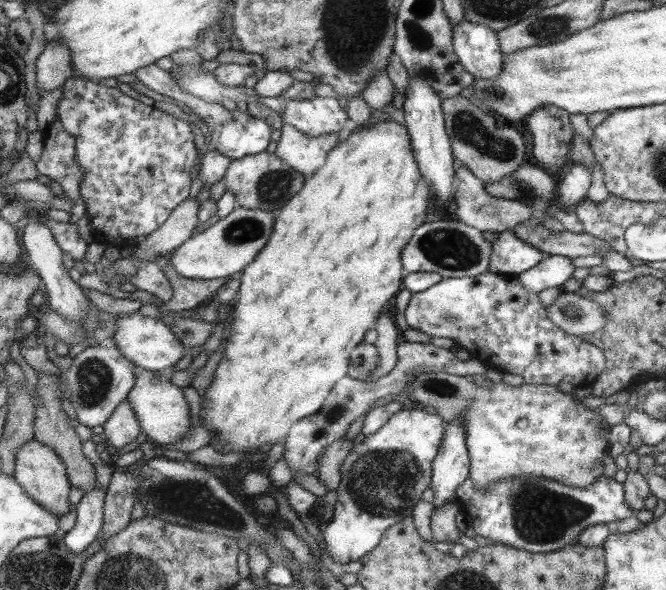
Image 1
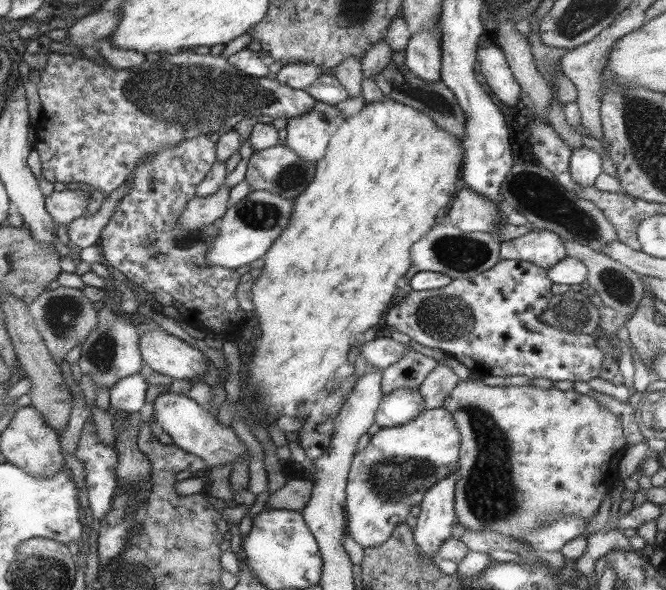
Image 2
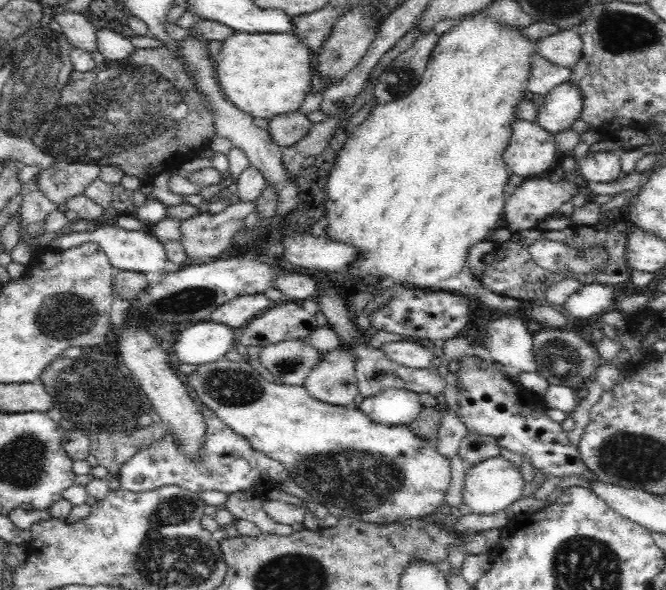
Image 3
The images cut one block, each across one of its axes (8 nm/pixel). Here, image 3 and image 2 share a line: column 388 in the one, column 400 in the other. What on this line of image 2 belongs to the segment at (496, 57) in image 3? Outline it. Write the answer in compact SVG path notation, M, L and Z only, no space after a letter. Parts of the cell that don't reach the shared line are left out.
M381 98L379 102L364 103L363 107L355 116L347 118L331 136L329 146L326 148L326 154L322 159L314 162L315 172L314 178L308 184L308 187L295 198L293 209L291 209L291 217L287 221L287 229L284 230L266 255L263 257L264 263L262 271L256 280L247 282L247 295L252 299L254 306L253 315L259 322L259 334L257 340L251 341L251 354L245 368L247 373L247 390L251 394L255 394L255 401L249 401L249 406L253 414L261 419L261 422L269 424L279 418L279 416L304 416L310 408L318 402L327 390L321 390L325 380L331 376L331 373L341 365L341 362L347 360L347 352L349 346L353 344L353 340L363 334L365 330L371 328L373 324L379 322L383 310L387 310L393 292L395 292L395 284L397 280L407 272L407 268L411 266L411 258L409 258L409 250L411 244L418 242L422 236L433 227L433 220L437 216L437 212L449 204L453 200L455 194L455 184L457 184L457 176L459 176L459 166L461 166L461 145L457 142L455 136L451 136L449 132L441 130L442 128L433 123L431 118L421 115L417 110L399 104L395 100L389 98Z

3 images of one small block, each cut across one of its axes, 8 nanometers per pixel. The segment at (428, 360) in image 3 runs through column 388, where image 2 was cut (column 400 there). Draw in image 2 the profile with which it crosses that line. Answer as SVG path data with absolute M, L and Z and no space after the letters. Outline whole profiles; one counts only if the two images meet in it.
M391 337L374 338L363 343L357 350L357 354L365 360L368 368L387 368L399 361L408 347L402 343L393 341Z

